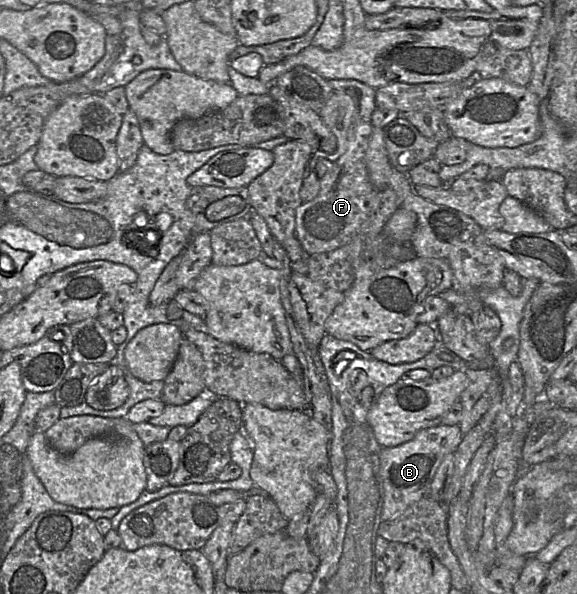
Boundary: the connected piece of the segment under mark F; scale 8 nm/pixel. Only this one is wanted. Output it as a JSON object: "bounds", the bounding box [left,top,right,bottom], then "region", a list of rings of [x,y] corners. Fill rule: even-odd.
{"bounds":[295,79,379,255],"region":[[[329,79],[333,90],[350,95],[356,102],[356,121],[348,132],[348,147],[333,167],[321,178],[320,192],[296,210],[295,234],[305,255],[333,251],[348,243],[379,204],[379,190],[369,180],[365,163],[372,135],[371,115],[376,108],[376,89],[356,79]]]}

